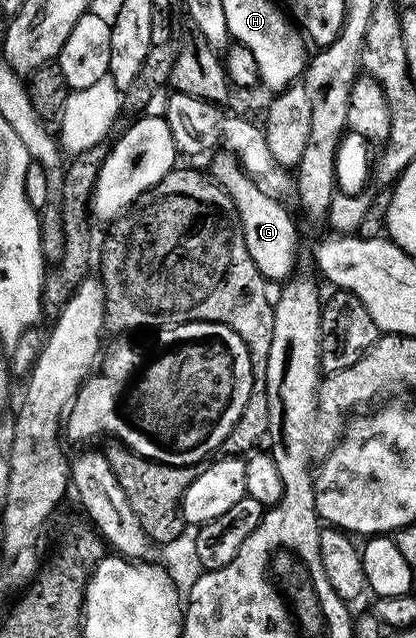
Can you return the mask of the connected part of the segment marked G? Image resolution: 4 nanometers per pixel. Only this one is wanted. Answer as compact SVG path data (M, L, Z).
M221 149L221 152L215 154L209 171L218 186L234 202L249 257L253 258L254 264L259 267L259 272L271 281L286 280L294 272L297 231L286 209L278 202L280 200L250 175L230 150Z

